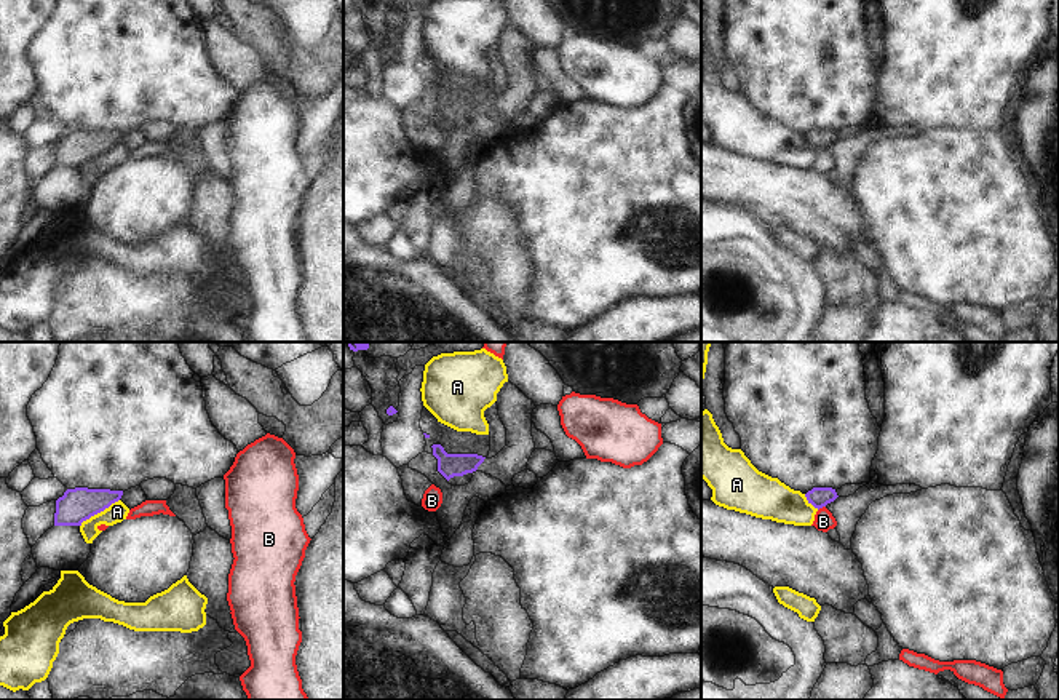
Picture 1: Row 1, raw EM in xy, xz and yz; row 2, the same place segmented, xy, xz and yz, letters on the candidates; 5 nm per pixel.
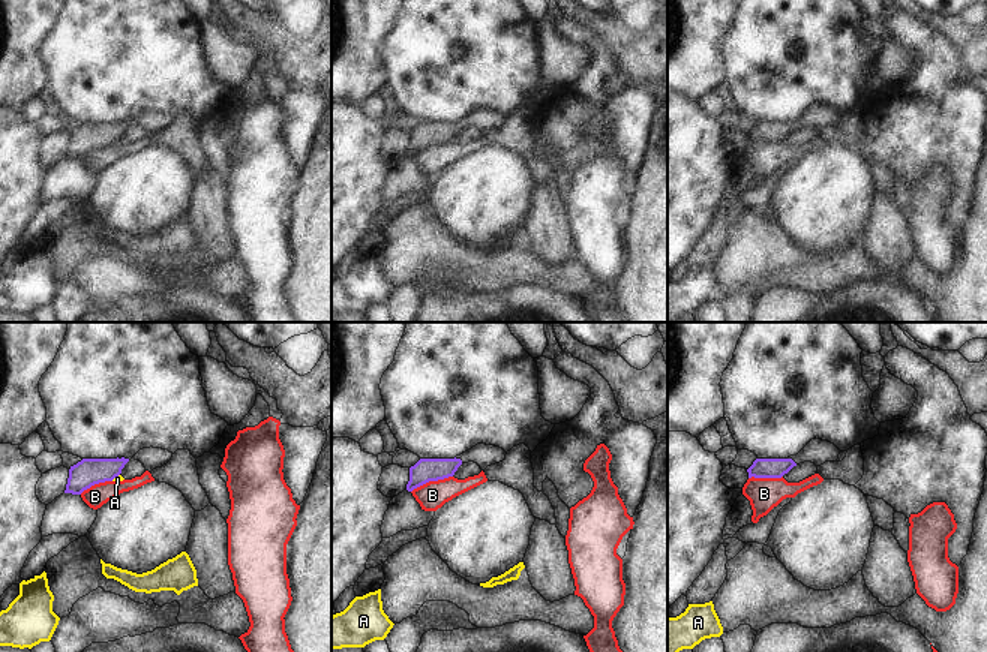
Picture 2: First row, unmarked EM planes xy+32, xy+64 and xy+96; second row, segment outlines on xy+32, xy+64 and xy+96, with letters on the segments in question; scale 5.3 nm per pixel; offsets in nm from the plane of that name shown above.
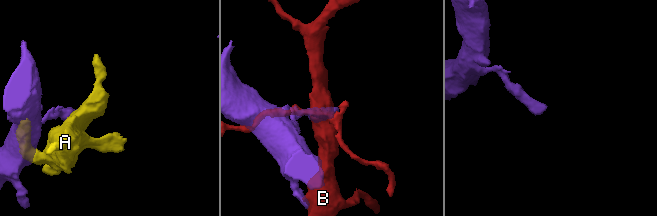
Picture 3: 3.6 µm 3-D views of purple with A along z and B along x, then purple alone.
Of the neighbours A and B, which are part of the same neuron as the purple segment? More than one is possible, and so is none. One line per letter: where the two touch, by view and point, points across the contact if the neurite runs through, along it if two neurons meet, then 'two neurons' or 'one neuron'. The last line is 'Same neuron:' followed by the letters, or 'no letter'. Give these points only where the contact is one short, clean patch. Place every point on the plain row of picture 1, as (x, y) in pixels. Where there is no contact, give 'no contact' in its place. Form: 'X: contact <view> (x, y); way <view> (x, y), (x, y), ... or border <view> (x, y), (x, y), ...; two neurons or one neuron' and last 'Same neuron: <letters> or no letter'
A: contact xy (98, 154); two neurons
B: contact yz (821, 149); border yz (824, 147), (818, 152); two neurons
Same neuron: no letter

